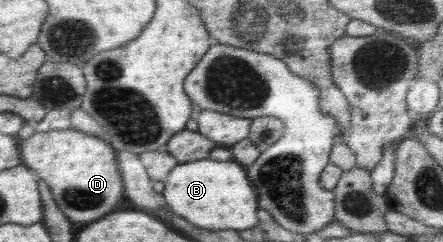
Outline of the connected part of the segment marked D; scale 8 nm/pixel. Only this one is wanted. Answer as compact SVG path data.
M71 127L49 133L35 132L29 139L19 141L19 153L22 163L33 170L36 177L47 182L57 207L61 209L61 213L65 213L65 217L69 217L69 221L79 221L79 223L97 221L107 213L111 213L119 201L126 199L116 151L107 142L107 138L92 136Z

